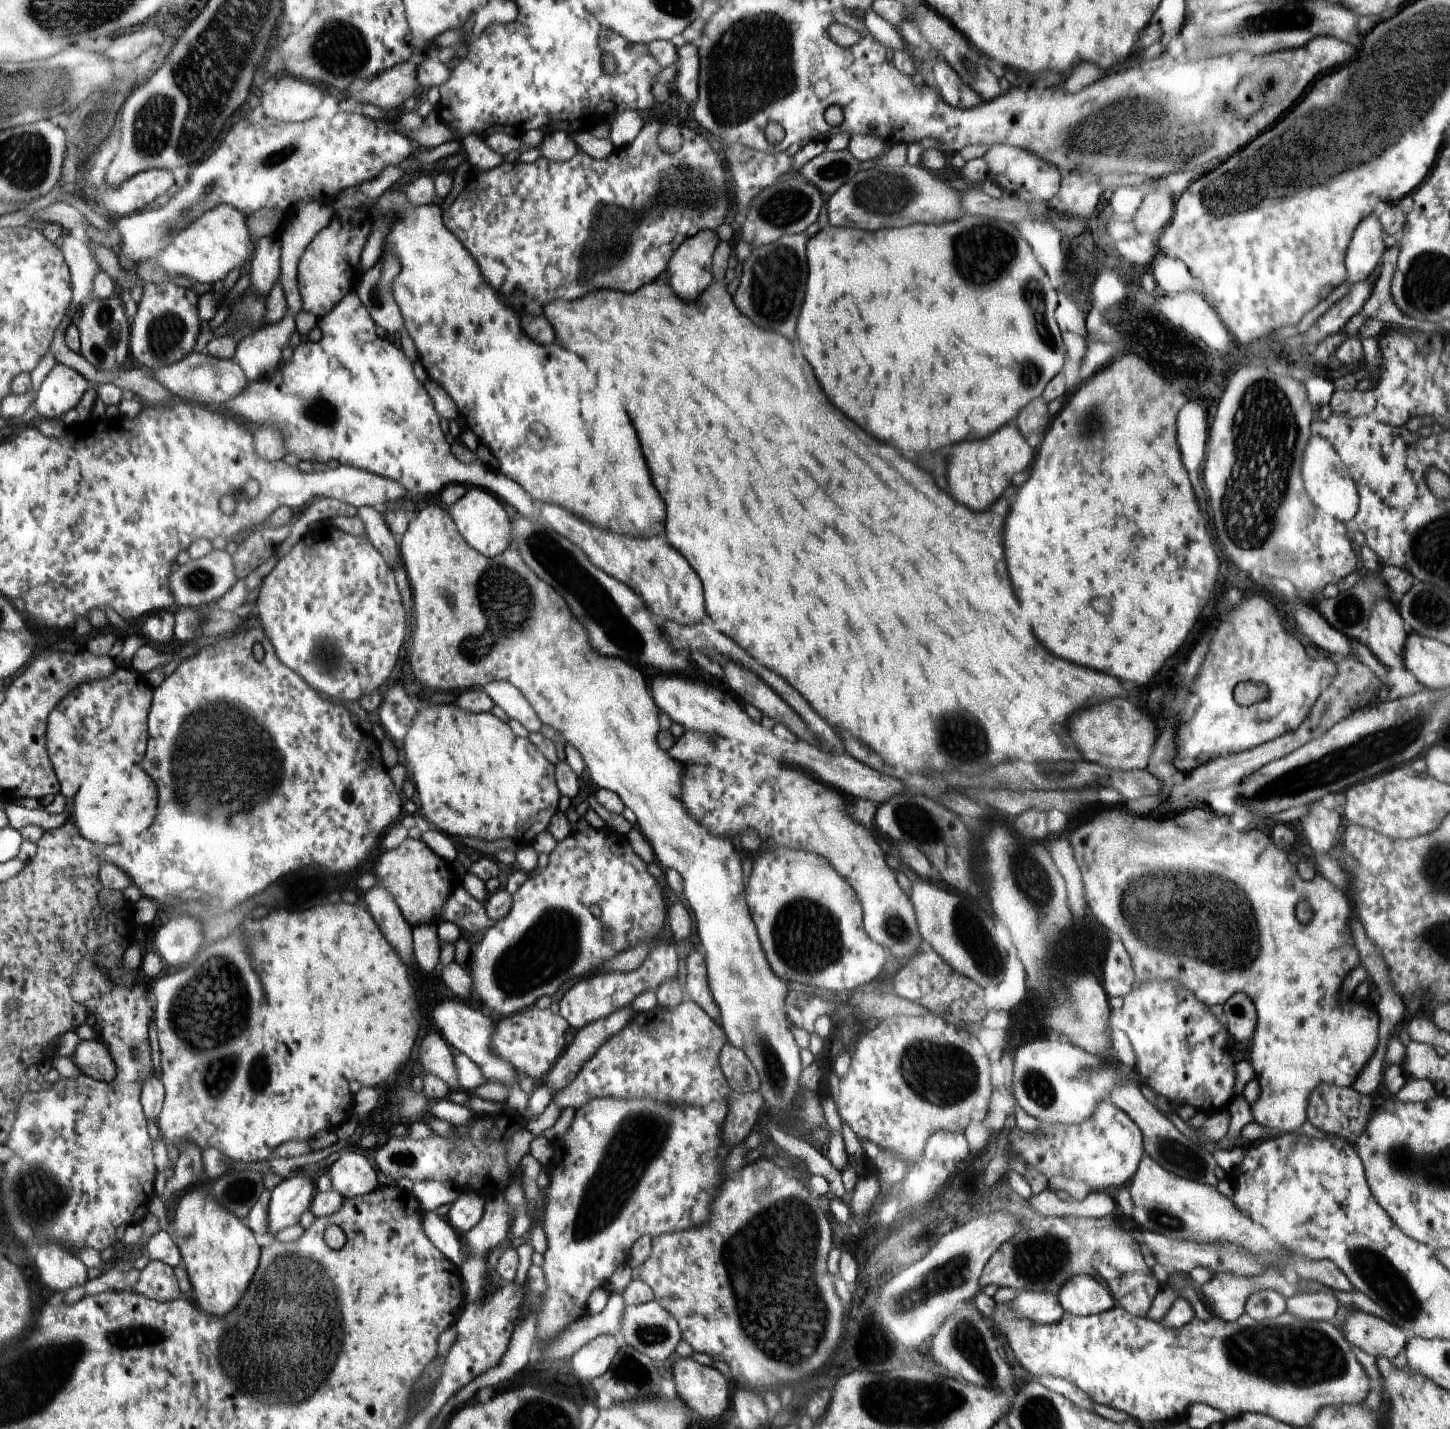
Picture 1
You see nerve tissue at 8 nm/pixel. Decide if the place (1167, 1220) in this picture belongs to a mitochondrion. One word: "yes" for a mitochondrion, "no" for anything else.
yes

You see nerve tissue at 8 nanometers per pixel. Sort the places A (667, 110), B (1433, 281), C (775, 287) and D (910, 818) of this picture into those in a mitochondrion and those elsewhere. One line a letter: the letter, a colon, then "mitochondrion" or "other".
A: other
B: mitochondrion
C: mitochondrion
D: mitochondrion

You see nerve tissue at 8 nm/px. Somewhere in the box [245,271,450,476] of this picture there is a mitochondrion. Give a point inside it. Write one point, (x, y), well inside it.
(319, 411)

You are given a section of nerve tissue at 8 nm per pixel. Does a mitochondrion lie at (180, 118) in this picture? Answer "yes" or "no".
yes

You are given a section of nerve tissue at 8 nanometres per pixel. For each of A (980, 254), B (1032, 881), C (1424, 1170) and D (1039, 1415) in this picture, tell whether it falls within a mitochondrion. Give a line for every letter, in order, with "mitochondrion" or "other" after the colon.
A: mitochondrion
B: mitochondrion
C: mitochondrion
D: mitochondrion

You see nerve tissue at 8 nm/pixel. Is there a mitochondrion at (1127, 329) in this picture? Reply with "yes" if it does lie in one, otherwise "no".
yes

